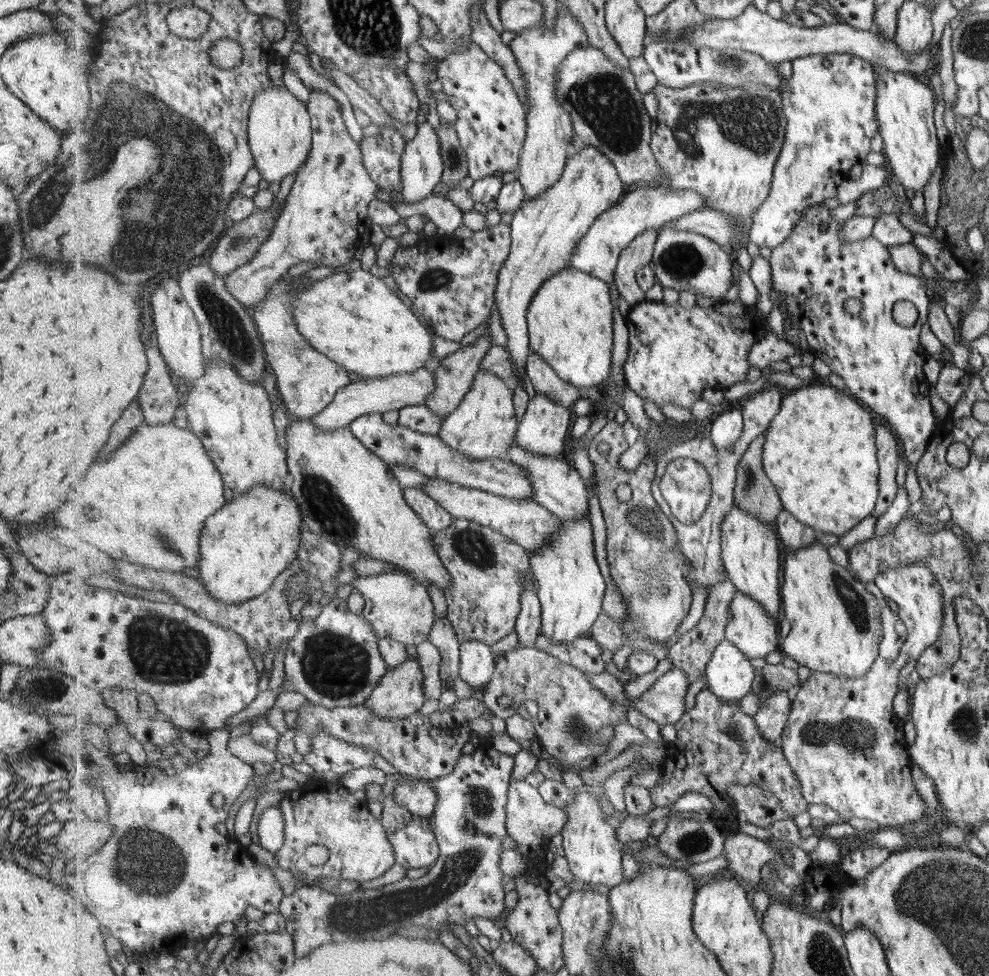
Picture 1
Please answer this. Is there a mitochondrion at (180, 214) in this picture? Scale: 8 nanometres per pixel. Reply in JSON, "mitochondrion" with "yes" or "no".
{"mitochondrion":"yes"}

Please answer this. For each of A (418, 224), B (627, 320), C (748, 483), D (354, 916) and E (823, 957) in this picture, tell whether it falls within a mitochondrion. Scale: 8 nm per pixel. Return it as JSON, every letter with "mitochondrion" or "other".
{"A":"other","B":"other","C":"mitochondrion","D":"mitochondrion","E":"mitochondrion"}

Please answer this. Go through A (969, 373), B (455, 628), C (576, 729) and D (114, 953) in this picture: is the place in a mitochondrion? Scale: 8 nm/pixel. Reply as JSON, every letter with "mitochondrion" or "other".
{"A":"other","B":"other","C":"mitochondrion","D":"other"}

